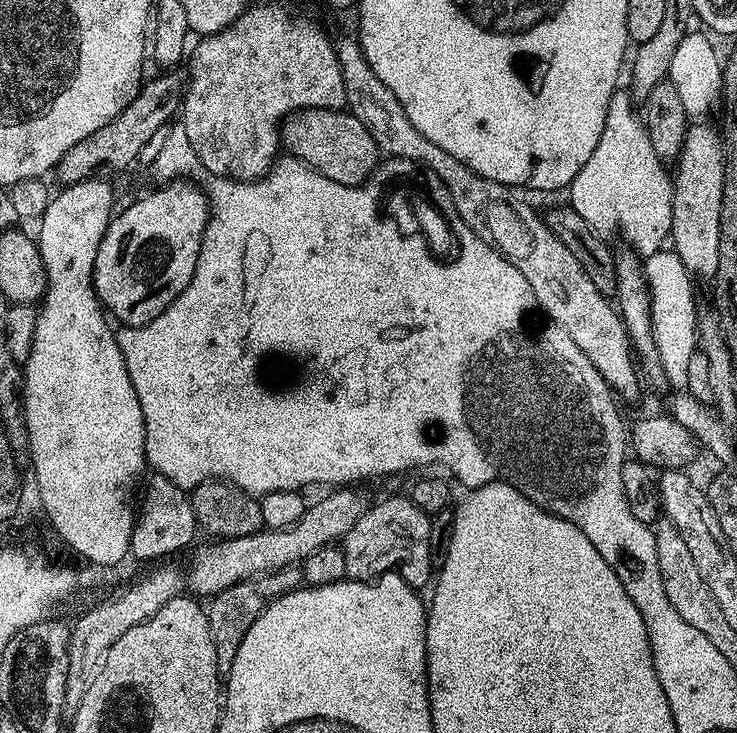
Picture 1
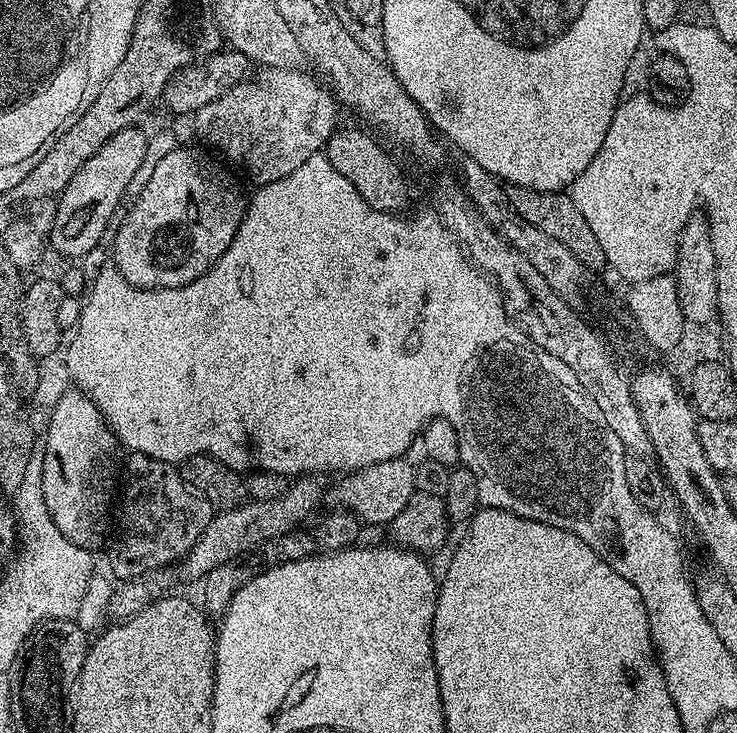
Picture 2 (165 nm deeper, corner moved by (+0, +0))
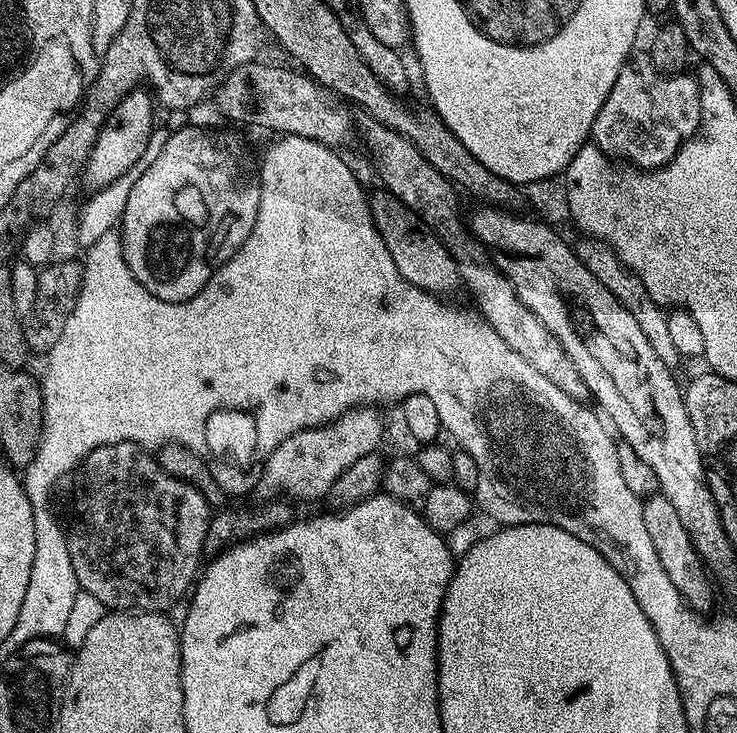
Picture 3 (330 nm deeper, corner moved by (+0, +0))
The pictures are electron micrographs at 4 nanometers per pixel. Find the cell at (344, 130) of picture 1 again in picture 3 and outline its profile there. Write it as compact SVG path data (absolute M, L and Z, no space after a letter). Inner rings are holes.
M380 190L376 197L373 195L370 203L374 226L378 234L382 234L382 242L386 242L386 250L390 250L394 266L398 266L398 274L402 274L406 282L433 294L445 294L461 287L460 267L456 265L455 258L435 231L429 230L424 221L414 214L414 210L407 208L387 190Z

